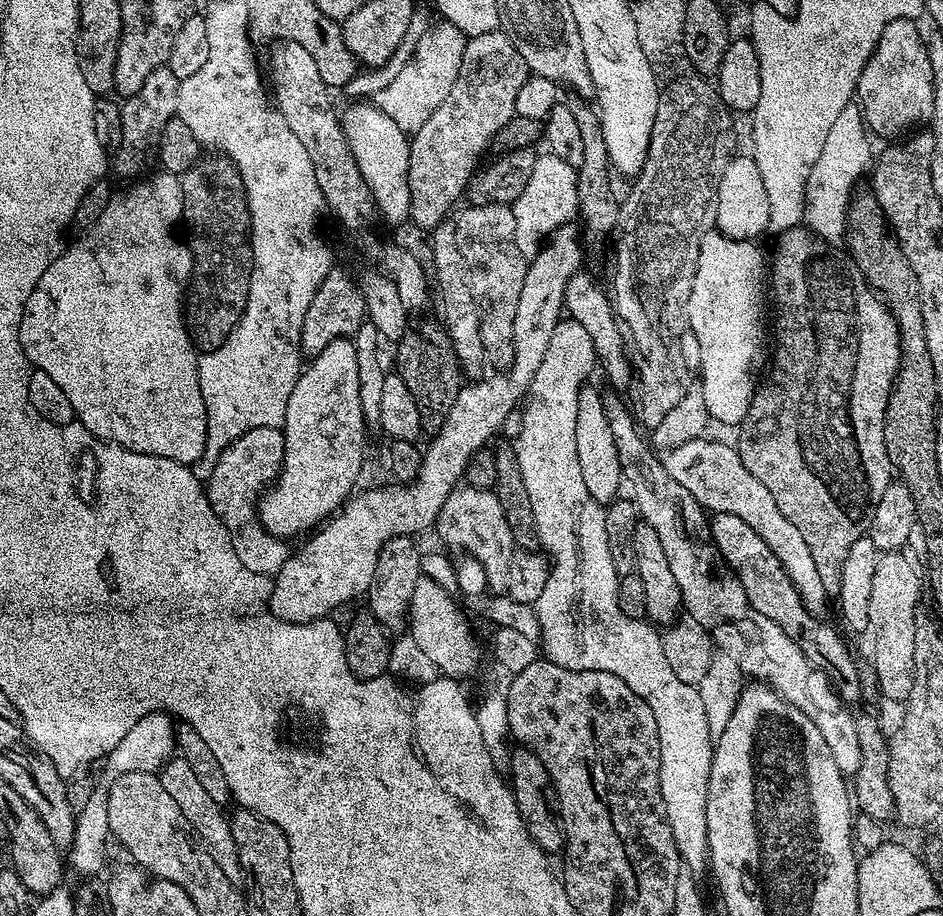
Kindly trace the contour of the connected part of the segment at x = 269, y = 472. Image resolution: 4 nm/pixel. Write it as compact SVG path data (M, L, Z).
M258 426L254 430L246 430L242 438L238 438L218 458L210 478L206 481L208 501L218 514L222 526L230 534L230 542L234 542L234 554L242 561L242 566L254 574L272 578L288 560L290 548L278 536L272 536L260 525L260 497L276 479L284 457L284 433L281 429L270 426Z

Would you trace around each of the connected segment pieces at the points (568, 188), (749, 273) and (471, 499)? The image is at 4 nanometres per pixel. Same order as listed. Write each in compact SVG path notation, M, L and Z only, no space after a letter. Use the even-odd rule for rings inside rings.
M549 152L539 153L530 179L511 205L514 214L515 244L526 256L538 252L549 236L564 224L571 223L578 212L577 169Z
M710 231L702 242L702 250L698 250L698 270L694 274L694 290L690 290L690 306L688 307L688 326L695 337L698 338L699 349L702 352L701 368L698 377L704 385L700 383L698 391L703 399L703 408L707 410L711 419L717 424L736 424L740 426L748 419L748 407L752 401L754 383L752 384L752 363L756 360L756 355L760 352L760 335L764 332L764 292L766 296L766 256L756 249L757 245L751 240L735 240L729 236L724 236L718 231Z
M458 486L452 491L450 498L446 498L446 506L442 506L440 517L436 519L434 525L434 532L440 535L442 543L457 548L458 551L464 552L460 554L467 554L471 559L480 563L482 570L486 570L486 582L491 591L497 594L507 593L506 577L510 574L510 558L514 551L514 545L510 534L510 525L506 523L506 510L493 489L478 490L477 488Z

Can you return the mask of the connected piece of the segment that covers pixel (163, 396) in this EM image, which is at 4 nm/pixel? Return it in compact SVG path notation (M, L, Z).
M163 170L157 173L157 176L137 179L132 184L133 188L125 192L117 191L110 198L106 210L102 210L99 218L85 231L88 233L73 244L71 241L64 253L46 270L46 274L38 278L38 286L34 286L20 319L20 341L29 365L45 372L60 387L62 394L70 398L73 417L79 424L86 426L86 430L90 430L97 441L120 444L131 452L154 454L191 466L202 458L206 450L206 402L202 402L202 390L198 386L198 352L188 336L182 307L190 283L194 253L181 237L180 240L176 237L176 228L178 232L178 225L184 215L184 191L180 188L180 176Z

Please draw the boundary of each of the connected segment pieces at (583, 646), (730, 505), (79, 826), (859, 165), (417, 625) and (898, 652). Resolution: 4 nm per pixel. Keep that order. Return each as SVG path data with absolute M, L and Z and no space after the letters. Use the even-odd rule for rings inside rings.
M561 318L558 326L554 326L554 334L550 337L550 346L546 346L546 358L542 358L542 366L536 372L535 378L532 379L530 399L523 405L523 408L525 408L524 417L520 420L520 433L517 434L516 440L514 439L518 470L522 474L522 482L526 482L526 494L530 498L530 506L534 510L538 544L550 557L550 571L546 578L546 586L542 586L542 594L536 599L534 605L542 637L542 652L547 659L553 660L554 663L566 670L600 670L606 674L614 674L614 678L622 678L622 682L626 682L626 686L630 686L630 690L634 690L634 694L638 694L638 698L642 698L642 702L646 702L646 706L650 706L650 710L654 714L654 722L658 730L658 742L660 743L660 793L664 803L664 817L668 819L668 825L674 834L674 846L680 855L681 865L692 871L693 876L700 878L703 877L703 872L706 872L710 864L708 859L708 831L706 830L706 794L708 793L714 738L710 734L710 725L706 723L706 706L702 706L702 694L699 687L681 682L674 675L674 670L670 670L670 665L666 662L666 650L662 650L661 633L651 623L643 622L644 624L639 624L638 621L631 620L620 609L620 600L616 597L616 591L619 590L622 580L614 570L614 558L610 558L610 546L606 538L605 509L590 494L590 490L586 490L586 482L582 482L582 469L578 467L578 450L574 442L574 422L578 422L578 394L580 389L585 387L587 380L584 379L587 378L588 371L592 367L595 369L597 364L594 342L590 342L590 334L586 334L585 328L579 322L574 322L571 318Z
M701 438L686 442L663 453L664 469L678 482L678 486L686 486L690 494L694 494L696 501L709 513L725 512L734 514L734 518L742 518L770 550L774 550L774 558L782 566L787 574L792 589L800 598L800 605L809 614L817 618L824 618L828 612L830 597L828 591L822 586L822 578L814 567L814 558L810 554L810 546L802 538L800 531L790 523L790 518L778 510L778 502L770 495L770 490L742 466L742 458L735 447L723 444L720 440L708 440Z
M151 712L138 720L133 727L114 746L114 750L108 752L101 766L102 770L93 781L91 795L85 809L76 815L76 829L70 855L70 866L78 872L100 872L104 868L104 847L110 844L108 830L108 802L109 792L114 782L130 773L157 773L173 757L175 753L175 723L169 713ZM173 723L173 724L172 724Z
M859 103L848 104L846 110L842 110L842 114L838 114L834 121L830 135L822 146L822 154L818 154L818 162L814 162L814 170L810 170L810 178L806 182L803 223L819 240L839 245L845 239L848 231L848 207L857 191L856 183L863 176L865 179L874 160L871 142L873 143L864 115L860 113Z
M421 575L414 586L414 594L408 611L410 634L423 651L435 663L440 676L463 681L475 670L480 662L480 644L468 625L469 617L462 611L461 605L448 594L442 586L430 577Z
M903 551L886 552L881 555L878 566L874 570L874 586L870 590L870 637L876 645L872 648L870 666L876 672L876 686L881 697L888 700L907 701L910 690L914 686L914 618L922 596L922 572L910 557Z

